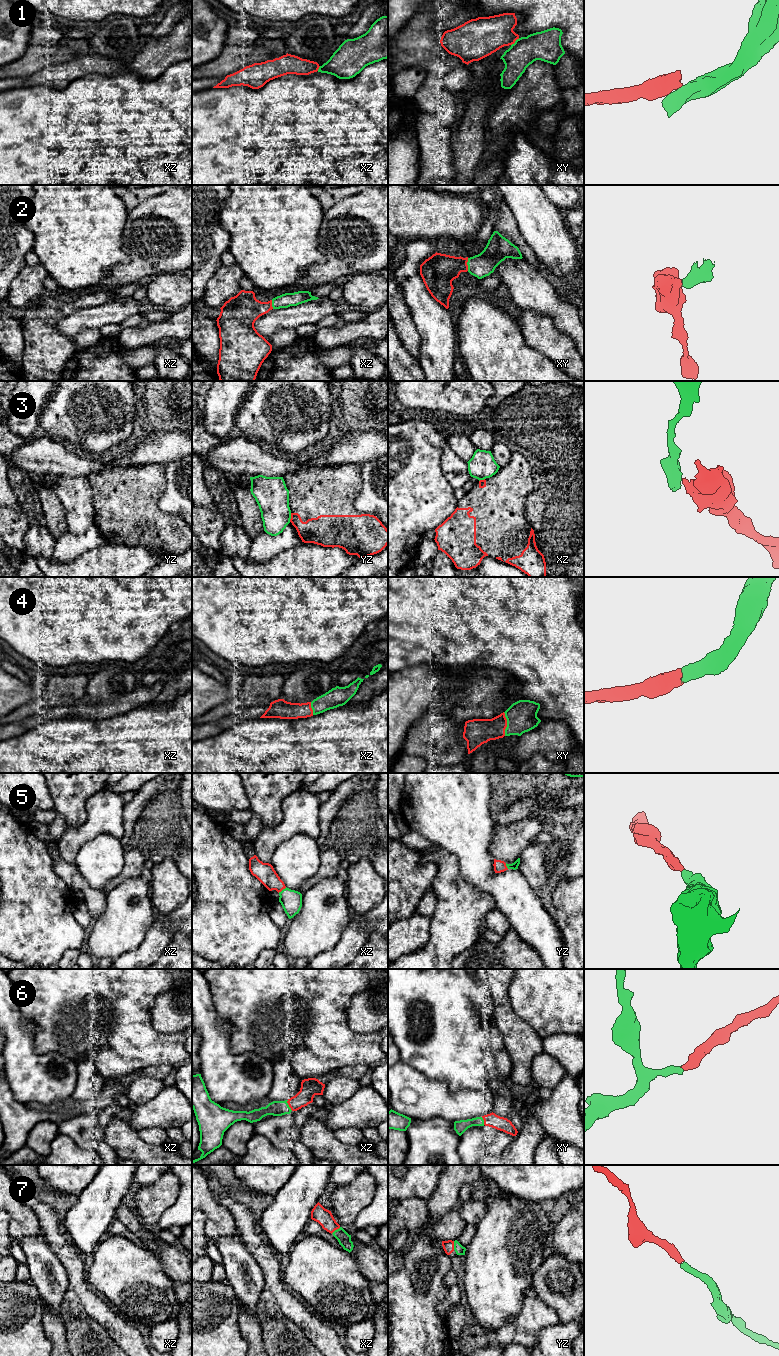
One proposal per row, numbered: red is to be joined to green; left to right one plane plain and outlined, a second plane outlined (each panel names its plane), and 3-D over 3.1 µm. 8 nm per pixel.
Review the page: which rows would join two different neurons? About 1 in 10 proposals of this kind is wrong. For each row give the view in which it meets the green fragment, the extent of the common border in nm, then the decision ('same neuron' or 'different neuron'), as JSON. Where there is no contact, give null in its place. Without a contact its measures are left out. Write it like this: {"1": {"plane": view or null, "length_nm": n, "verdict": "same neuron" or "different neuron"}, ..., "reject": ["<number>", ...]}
{"1": {"plane": "xy", "length_nm": 90, "verdict": "different neuron"}, "2": {"plane": "xy", "length_nm": 100, "verdict": "same neuron"}, "3": {"plane": "yz", "length_nm": 70, "verdict": "different neuron"}, "4": {"plane": "xy", "length_nm": 190, "verdict": "same neuron"}, "5": {"plane": "xz", "length_nm": 80, "verdict": "same neuron"}, "6": {"plane": "xz", "length_nm": 100, "verdict": "same neuron"}, "7": {"plane": "xz", "length_nm": 90, "verdict": "same neuron"}, "reject": ["1", "3"]}

